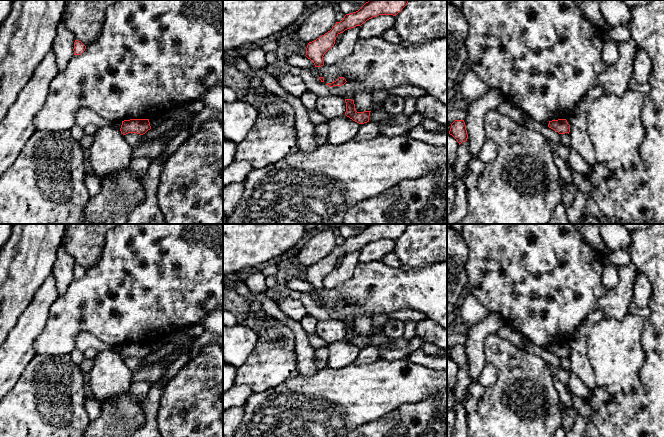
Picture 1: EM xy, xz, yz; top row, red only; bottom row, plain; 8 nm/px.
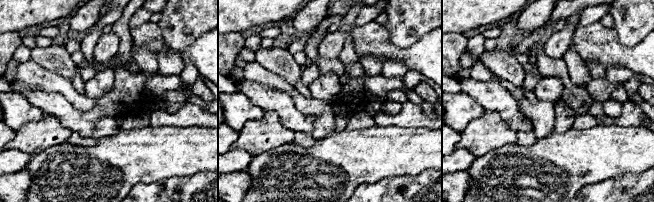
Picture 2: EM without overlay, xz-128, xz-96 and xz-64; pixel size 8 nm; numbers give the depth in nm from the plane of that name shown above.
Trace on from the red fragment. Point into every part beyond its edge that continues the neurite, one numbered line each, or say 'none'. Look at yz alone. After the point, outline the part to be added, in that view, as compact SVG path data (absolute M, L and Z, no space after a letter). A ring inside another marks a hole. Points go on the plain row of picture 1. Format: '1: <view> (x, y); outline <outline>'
none

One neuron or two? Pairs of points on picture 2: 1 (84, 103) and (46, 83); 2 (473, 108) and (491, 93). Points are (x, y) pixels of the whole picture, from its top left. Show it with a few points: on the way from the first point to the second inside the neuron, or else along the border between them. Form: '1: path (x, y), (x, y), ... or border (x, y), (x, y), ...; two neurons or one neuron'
1: path (75, 98), (61, 84), (55, 83); one neuron
2: border (460, 90), (470, 95), (486, 110); two neurons

